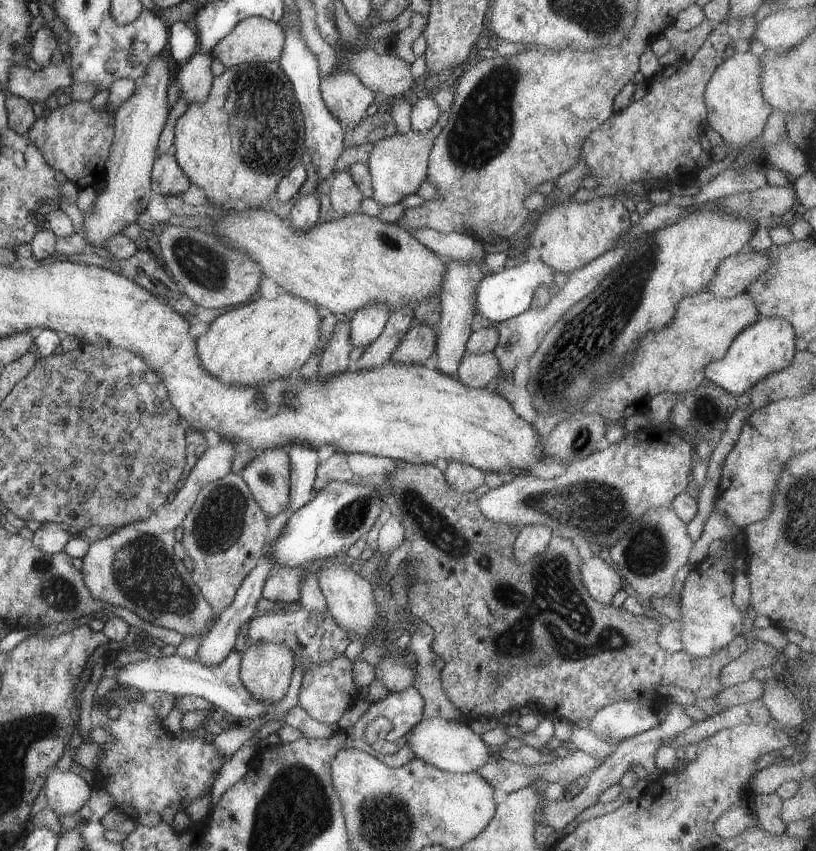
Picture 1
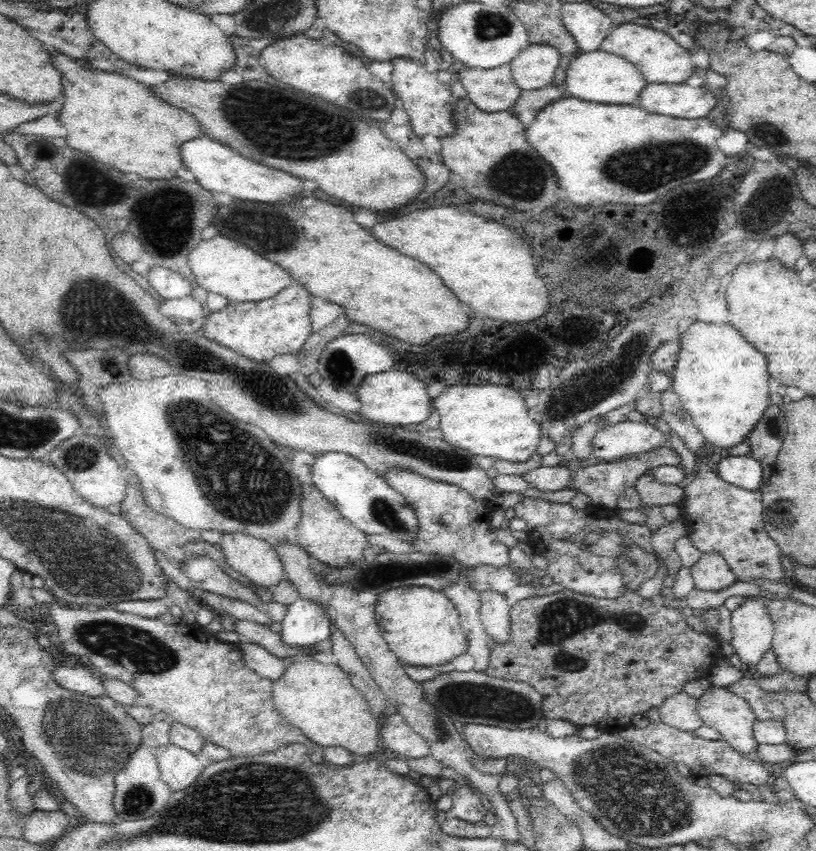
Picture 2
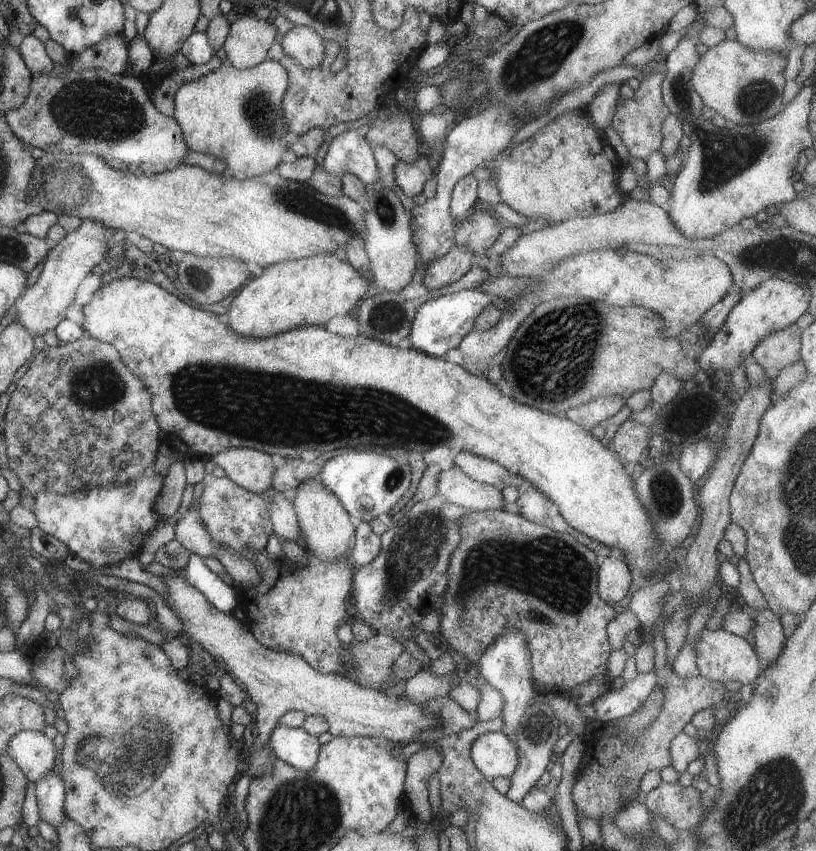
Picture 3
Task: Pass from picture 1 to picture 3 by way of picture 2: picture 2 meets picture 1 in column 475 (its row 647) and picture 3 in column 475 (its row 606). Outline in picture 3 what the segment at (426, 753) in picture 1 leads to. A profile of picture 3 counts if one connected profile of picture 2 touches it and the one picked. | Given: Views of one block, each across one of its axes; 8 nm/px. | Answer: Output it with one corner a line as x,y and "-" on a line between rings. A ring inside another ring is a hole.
501,731
478,734
471,743
470,757
475,768
488,780
509,777
516,767
515,744

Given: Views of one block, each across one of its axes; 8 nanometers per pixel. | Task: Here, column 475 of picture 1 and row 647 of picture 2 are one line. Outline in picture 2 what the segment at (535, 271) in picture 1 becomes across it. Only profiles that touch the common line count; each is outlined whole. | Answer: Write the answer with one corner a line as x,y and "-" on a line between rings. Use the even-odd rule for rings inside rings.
299,598
297,602
294,602
294,604
285,610
287,613
283,616
280,624
277,625
277,627
279,627
278,631
281,643
284,646
288,648
311,648
316,646
316,644
320,644
320,642
324,642
324,640
328,640
330,634
328,614
324,613
318,605

